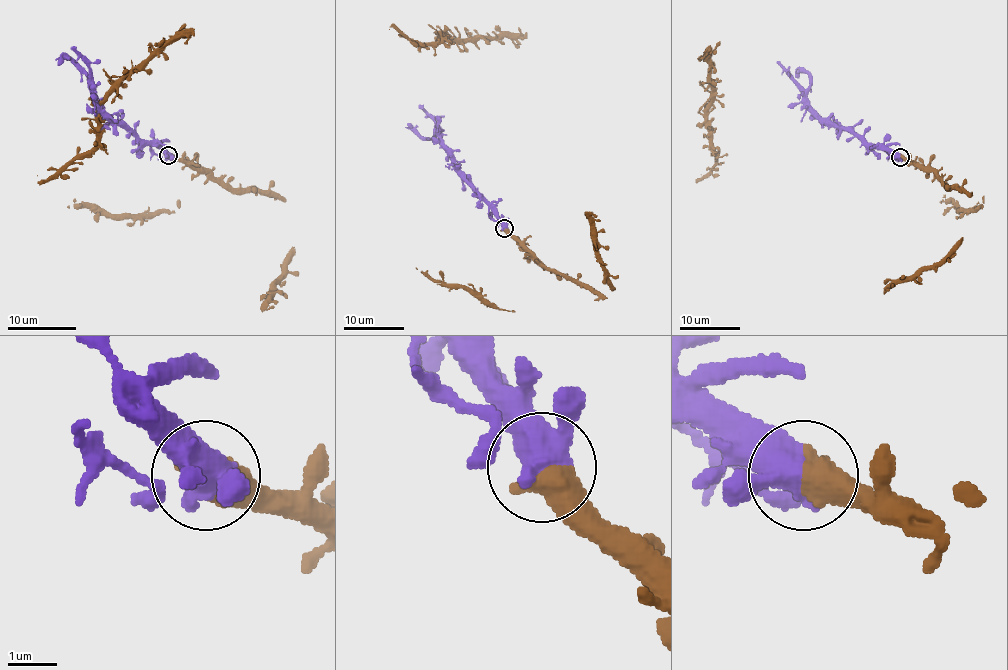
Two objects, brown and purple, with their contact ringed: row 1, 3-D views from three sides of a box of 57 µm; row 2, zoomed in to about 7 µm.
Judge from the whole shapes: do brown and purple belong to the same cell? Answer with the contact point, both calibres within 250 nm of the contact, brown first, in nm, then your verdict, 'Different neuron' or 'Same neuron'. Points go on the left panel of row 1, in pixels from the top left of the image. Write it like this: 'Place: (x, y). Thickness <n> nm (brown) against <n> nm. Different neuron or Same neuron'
Place: (168, 155). Thickness 700 nm (brown) against 500 nm. Same neuron

